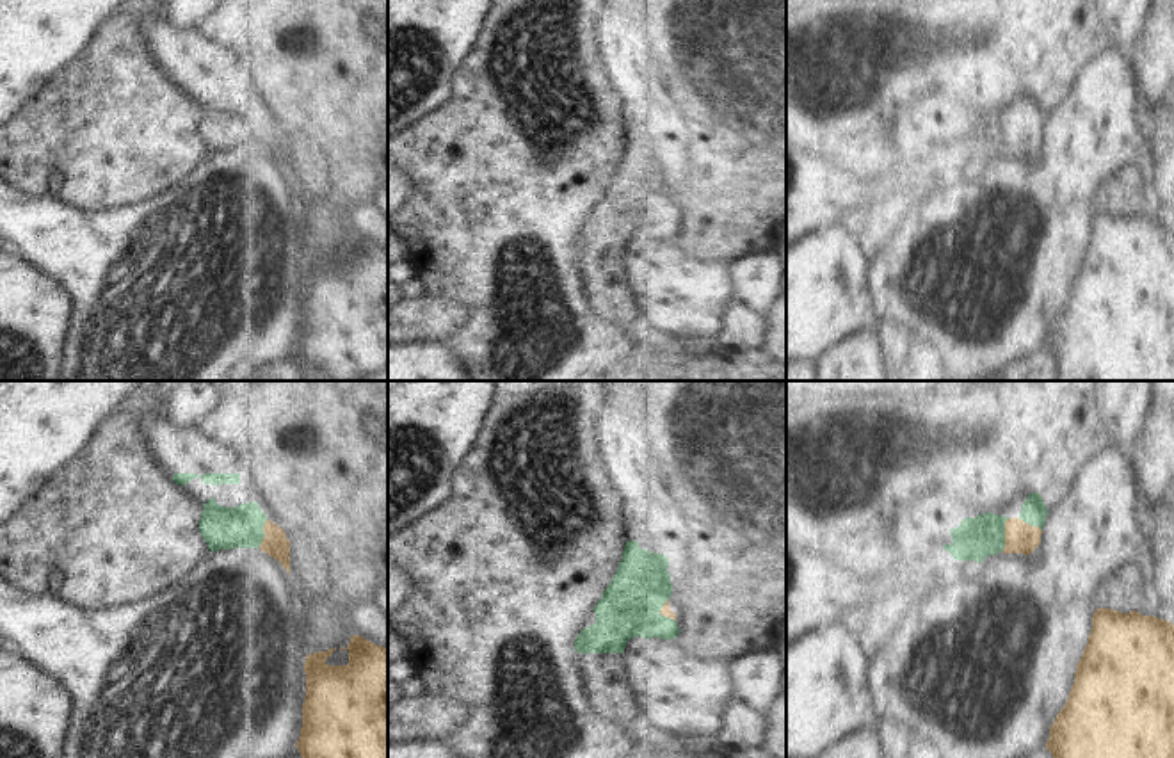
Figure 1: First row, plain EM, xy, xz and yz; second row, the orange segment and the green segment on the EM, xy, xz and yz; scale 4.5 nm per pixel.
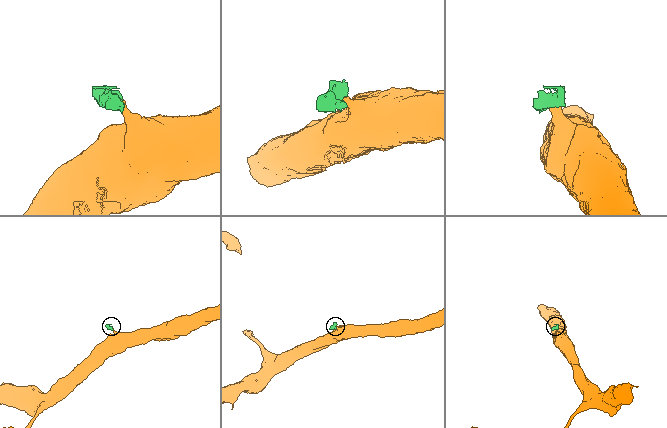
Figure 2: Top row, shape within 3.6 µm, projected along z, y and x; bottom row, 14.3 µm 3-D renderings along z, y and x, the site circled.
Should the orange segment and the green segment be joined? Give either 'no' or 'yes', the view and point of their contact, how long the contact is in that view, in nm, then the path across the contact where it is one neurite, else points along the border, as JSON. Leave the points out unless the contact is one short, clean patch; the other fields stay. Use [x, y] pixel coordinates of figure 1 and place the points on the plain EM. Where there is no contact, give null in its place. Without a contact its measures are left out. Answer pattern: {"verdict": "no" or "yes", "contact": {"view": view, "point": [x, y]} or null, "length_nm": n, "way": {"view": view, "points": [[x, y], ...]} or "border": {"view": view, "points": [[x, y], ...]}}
{"verdict": "yes", "contact": {"view": "yz", "point": [1005, 136]}, "length_nm": 160, "way": {"view": "yz", "points": [[1020, 139], [1005, 136], [977, 139]]}}

